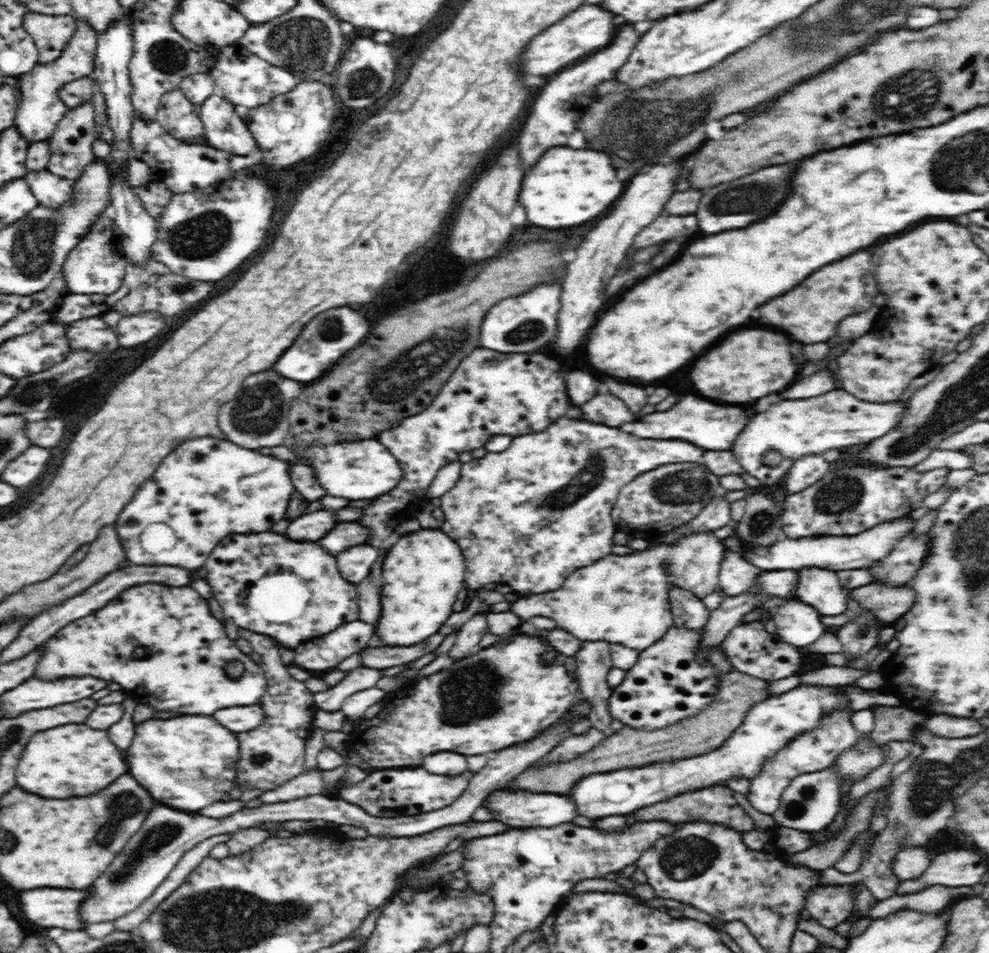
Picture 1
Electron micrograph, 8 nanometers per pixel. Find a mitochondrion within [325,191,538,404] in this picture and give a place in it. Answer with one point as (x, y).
(430, 361)

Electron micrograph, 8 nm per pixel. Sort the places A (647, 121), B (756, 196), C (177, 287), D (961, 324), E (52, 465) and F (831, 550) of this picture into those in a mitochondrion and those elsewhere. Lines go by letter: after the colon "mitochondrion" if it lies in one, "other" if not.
A: mitochondrion
B: mitochondrion
C: mitochondrion
D: other
E: other
F: other

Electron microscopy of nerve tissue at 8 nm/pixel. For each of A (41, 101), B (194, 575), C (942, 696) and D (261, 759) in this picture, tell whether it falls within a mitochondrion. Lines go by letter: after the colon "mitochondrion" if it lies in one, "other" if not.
A: other
B: other
C: other
D: mitochondrion

